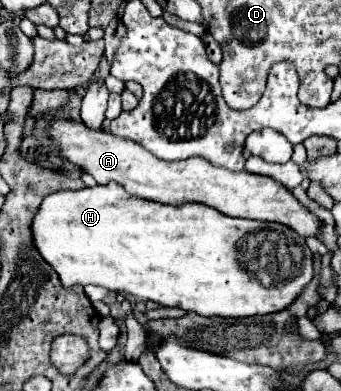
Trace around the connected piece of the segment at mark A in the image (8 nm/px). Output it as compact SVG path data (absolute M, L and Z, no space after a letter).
M56 120L52 122L48 134L56 140L62 156L86 170L98 184L118 182L126 188L128 194L138 198L148 198L164 204L182 206L184 202L200 202L206 206L224 212L234 218L254 218L264 222L280 222L296 230L300 236L316 236L320 228L320 220L308 212L288 188L280 186L280 182L250 174L246 170L230 172L224 168L216 168L204 158L188 158L180 162L166 162L144 150L140 144L128 138L116 138L112 134L104 134L102 130L86 128L82 122Z

